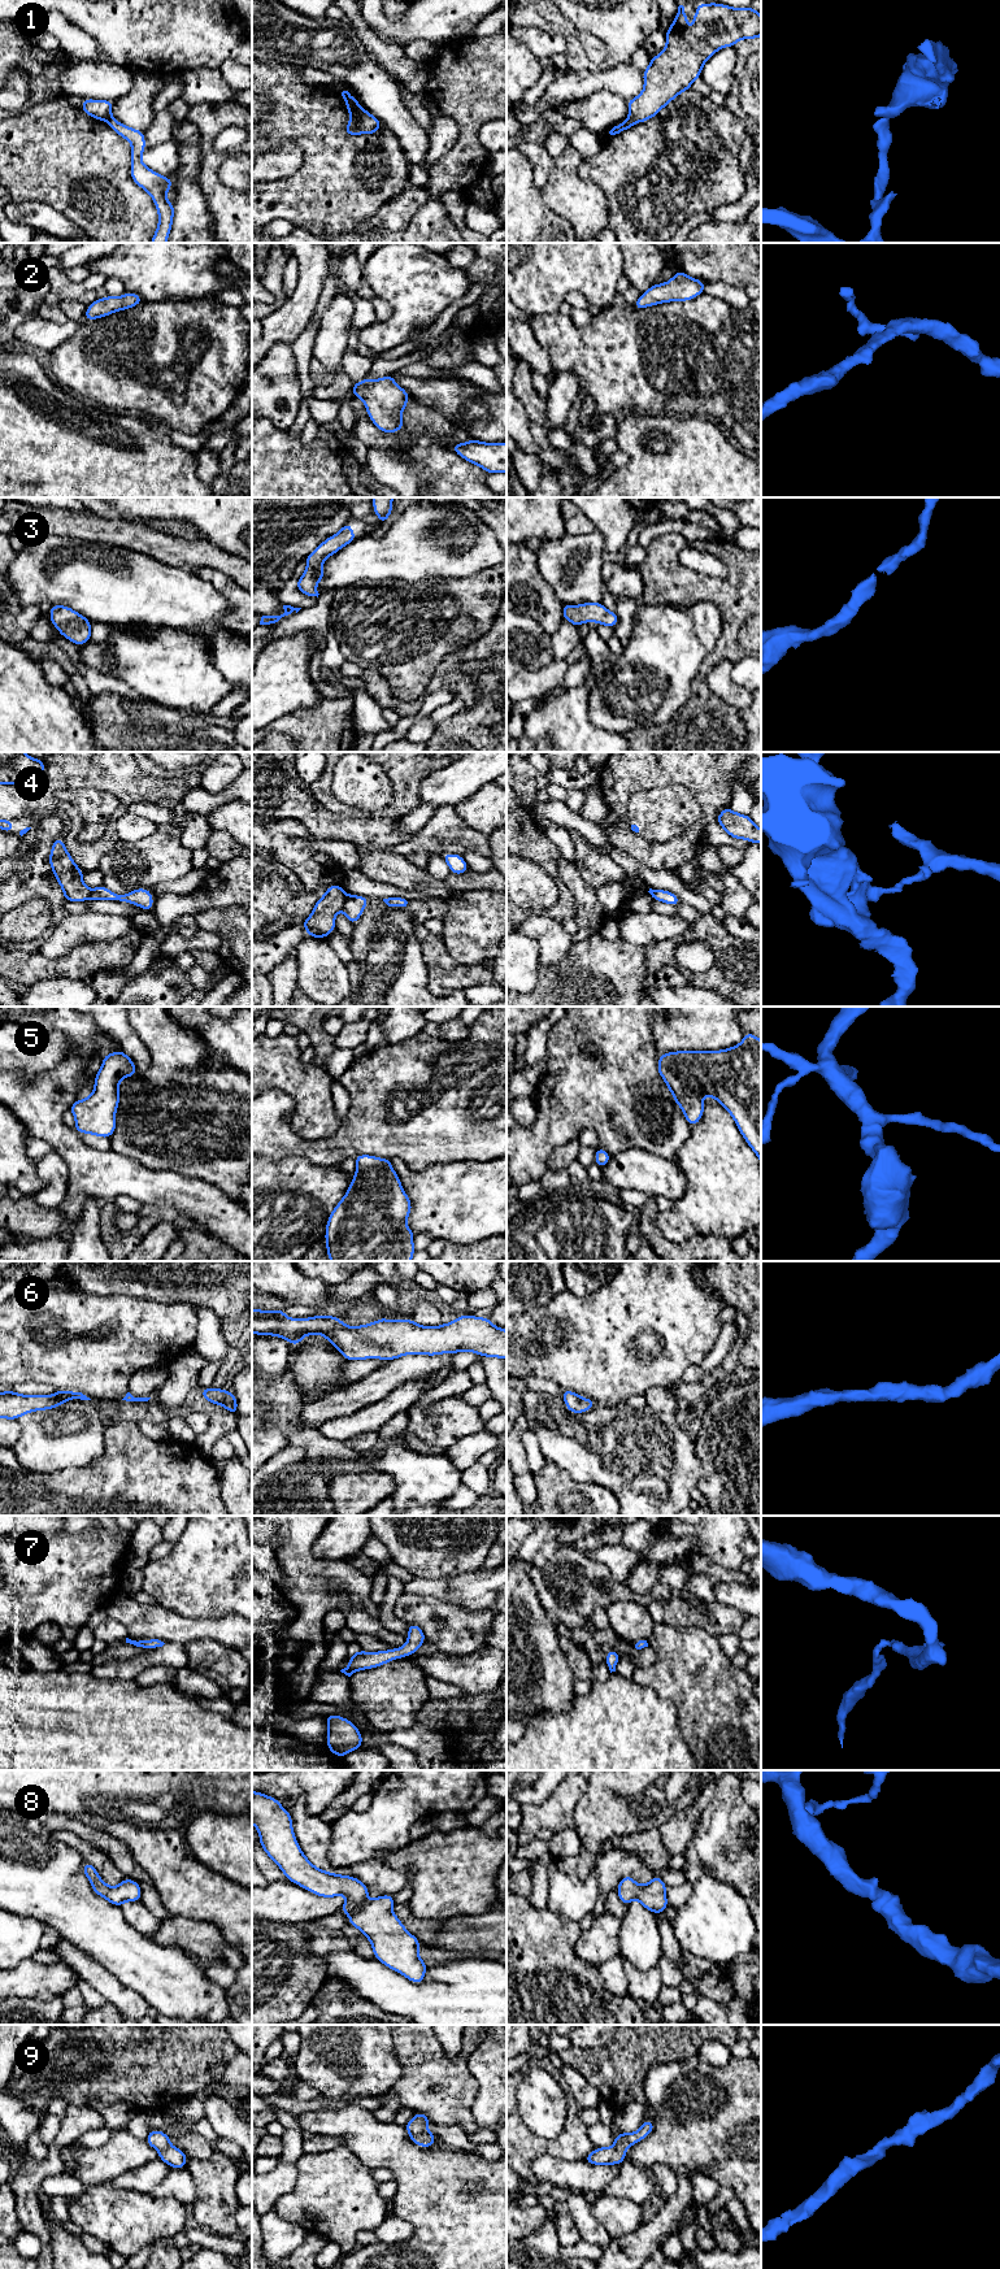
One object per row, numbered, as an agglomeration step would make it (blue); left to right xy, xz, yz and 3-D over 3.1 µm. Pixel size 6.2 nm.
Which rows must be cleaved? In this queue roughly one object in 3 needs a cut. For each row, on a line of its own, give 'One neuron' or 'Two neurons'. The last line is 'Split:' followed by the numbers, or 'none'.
1: Two neurons
2: One neuron
3: One neuron
4: Two neurons
5: One neuron
6: One neuron
7: One neuron
8: One neuron
9: One neuron
Split: 1, 4

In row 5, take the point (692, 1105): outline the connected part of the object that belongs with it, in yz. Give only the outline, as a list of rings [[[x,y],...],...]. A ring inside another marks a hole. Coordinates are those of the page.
[[[744,1033],[744,1039],[727,1049],[668,1052],[658,1056],[657,1072],[691,1126],[703,1118],[701,1096],[714,1097],[731,1114],[761,1166],[761,1040],[756,1035]]]

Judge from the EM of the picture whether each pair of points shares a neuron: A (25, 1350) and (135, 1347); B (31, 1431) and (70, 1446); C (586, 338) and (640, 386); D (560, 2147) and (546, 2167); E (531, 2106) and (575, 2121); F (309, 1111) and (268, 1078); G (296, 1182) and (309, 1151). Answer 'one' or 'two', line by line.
A: one
B: one
C: one
D: two
E: two
F: one
G: two

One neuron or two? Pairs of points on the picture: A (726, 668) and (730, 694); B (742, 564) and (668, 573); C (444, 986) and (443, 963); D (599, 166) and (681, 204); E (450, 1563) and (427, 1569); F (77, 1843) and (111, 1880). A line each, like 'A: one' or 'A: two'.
A: one
B: one
C: one
D: one
E: one
F: one

